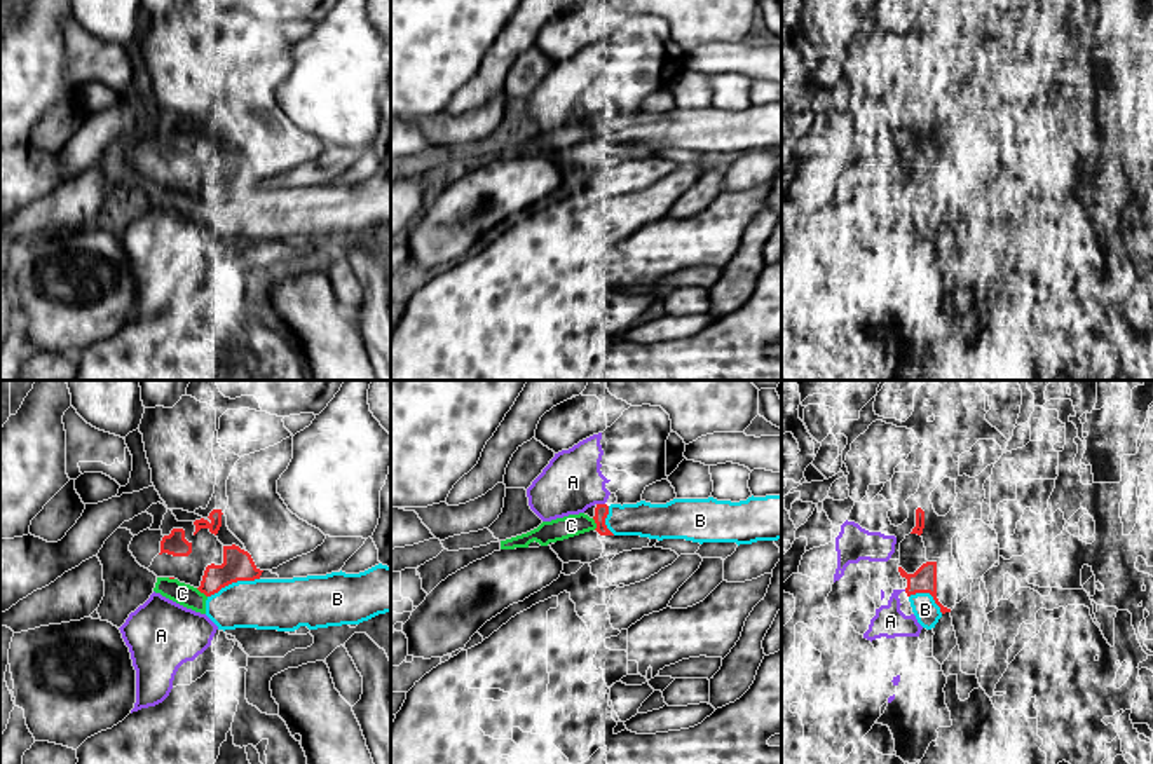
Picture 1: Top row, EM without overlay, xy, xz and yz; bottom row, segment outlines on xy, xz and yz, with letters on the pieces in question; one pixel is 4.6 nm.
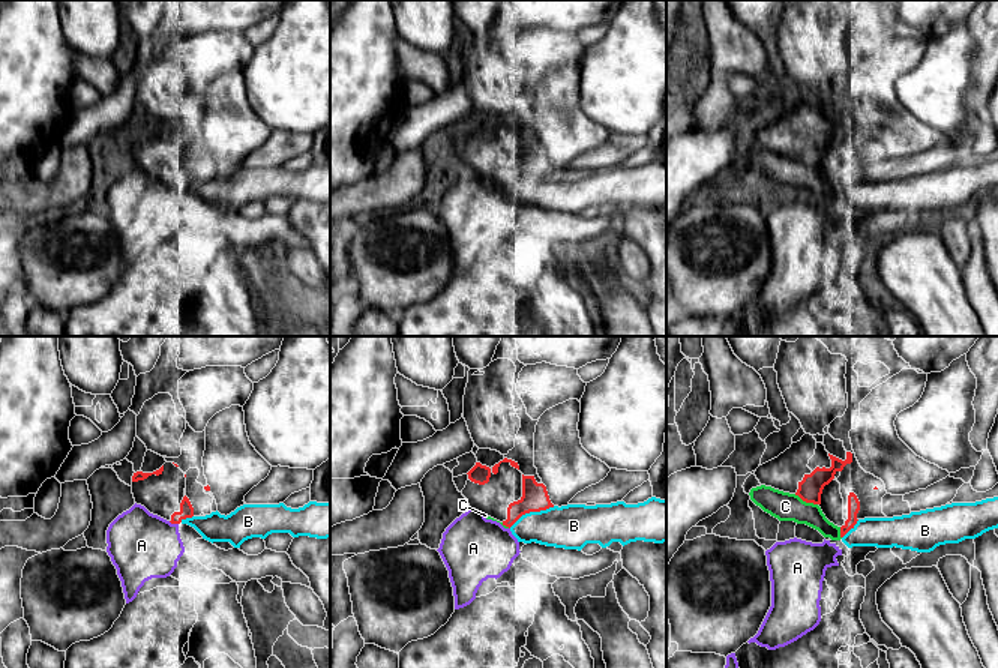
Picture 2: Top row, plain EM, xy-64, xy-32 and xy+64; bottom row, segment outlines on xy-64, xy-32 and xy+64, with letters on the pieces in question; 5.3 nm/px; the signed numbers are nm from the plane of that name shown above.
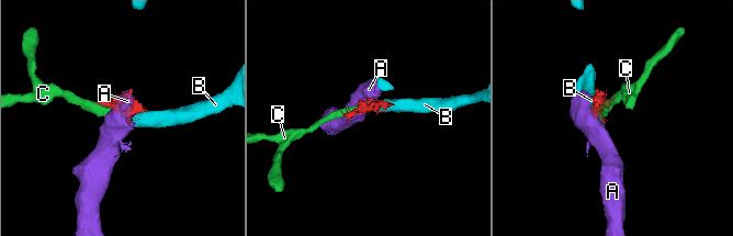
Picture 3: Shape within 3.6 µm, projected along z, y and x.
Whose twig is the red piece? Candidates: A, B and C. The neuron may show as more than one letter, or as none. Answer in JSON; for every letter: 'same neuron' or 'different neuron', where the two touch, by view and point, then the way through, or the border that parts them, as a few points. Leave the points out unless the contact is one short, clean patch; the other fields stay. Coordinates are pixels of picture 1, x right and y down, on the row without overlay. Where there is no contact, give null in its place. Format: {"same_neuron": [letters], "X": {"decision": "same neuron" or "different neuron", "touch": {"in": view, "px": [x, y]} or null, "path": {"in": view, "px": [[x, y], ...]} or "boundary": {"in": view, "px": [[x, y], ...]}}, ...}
{"same_neuron": [], "A": {"decision": "different neuron", "touch": {"in": "xz", "px": [600, 114]}}, "B": {"decision": "different neuron", "touch": {"in": "xy", "px": [232, 190]}}, "C": {"decision": "different neuron", "touch": {"in": "xz", "px": [595, 131]}}}

